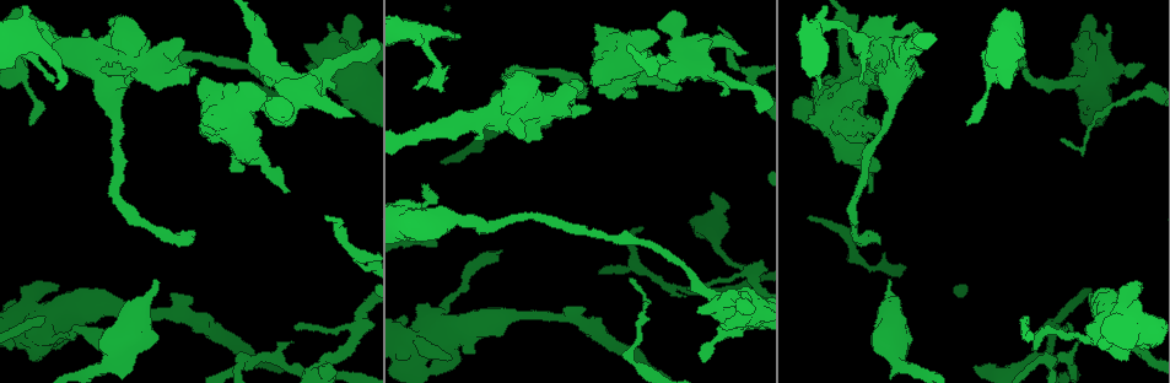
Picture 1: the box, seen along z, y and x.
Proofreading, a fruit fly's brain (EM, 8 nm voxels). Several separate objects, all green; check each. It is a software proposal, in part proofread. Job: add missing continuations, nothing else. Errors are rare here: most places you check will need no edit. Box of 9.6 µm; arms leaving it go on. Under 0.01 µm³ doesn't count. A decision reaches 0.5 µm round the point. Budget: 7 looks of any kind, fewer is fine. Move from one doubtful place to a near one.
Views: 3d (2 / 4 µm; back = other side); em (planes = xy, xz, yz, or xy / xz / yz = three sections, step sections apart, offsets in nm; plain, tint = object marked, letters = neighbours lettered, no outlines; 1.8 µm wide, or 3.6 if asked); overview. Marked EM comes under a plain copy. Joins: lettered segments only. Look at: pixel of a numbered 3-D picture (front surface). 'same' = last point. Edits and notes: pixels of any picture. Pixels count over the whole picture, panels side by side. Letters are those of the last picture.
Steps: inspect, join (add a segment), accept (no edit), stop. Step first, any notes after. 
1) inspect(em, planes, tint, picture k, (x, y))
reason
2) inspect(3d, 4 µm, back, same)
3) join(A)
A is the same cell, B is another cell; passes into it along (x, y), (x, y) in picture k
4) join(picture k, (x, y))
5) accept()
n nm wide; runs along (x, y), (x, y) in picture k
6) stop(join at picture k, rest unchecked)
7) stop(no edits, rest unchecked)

inspect(3d, 2 µm, picture 1, (582, 97))
free end

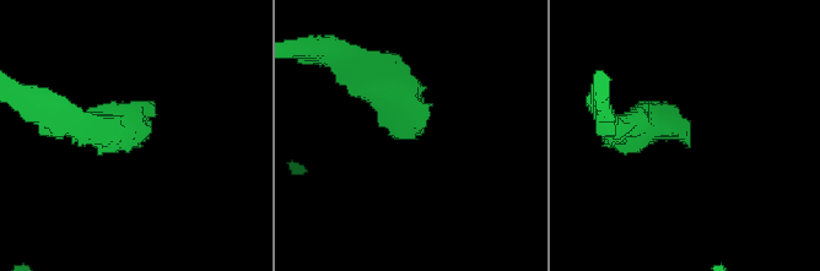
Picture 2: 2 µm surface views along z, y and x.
inspect(em, xz, step 8, tint, picture 2, (135, 147))

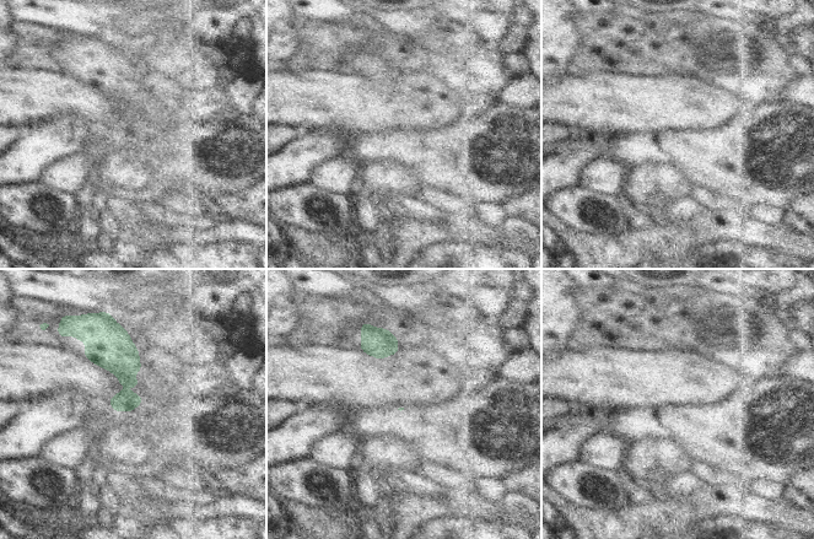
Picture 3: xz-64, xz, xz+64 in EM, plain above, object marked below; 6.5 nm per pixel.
inspect(em, planes, letters, same)
cut it another way

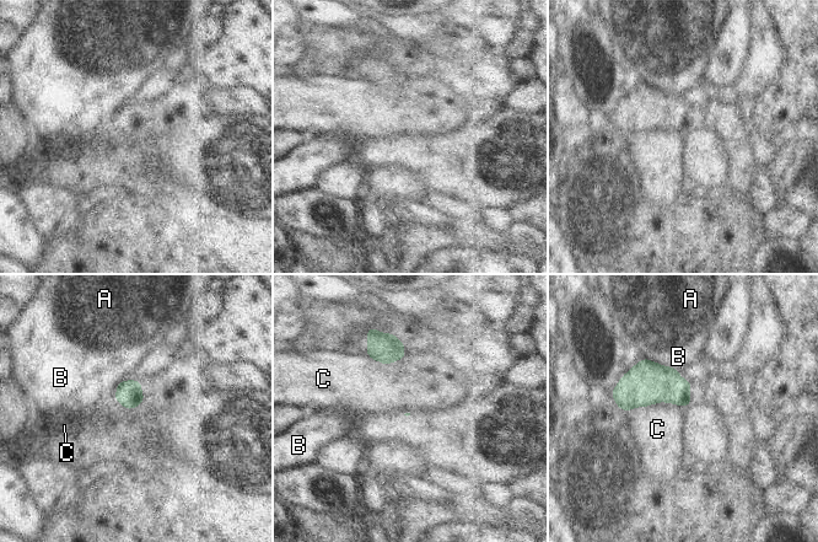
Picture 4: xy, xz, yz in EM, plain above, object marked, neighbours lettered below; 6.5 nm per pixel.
accept()
A, B and C are other cells; border along (367, 355), (382, 363), (405, 357) in picture 4; no lettered segment goes on from it

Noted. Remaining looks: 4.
inspect(3d, 4 µm, picture 1, (326, 220))
an open end

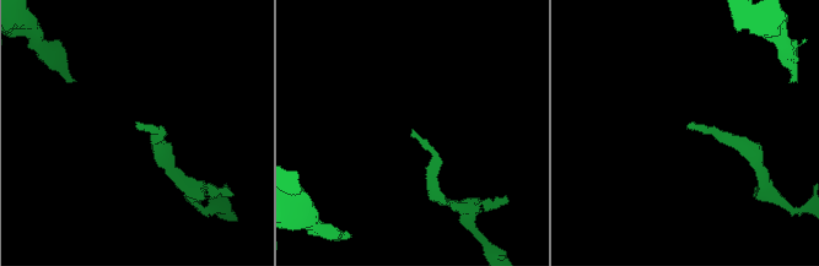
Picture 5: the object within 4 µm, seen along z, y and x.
inspect(em, planes, tint, picture 5, (686, 127))

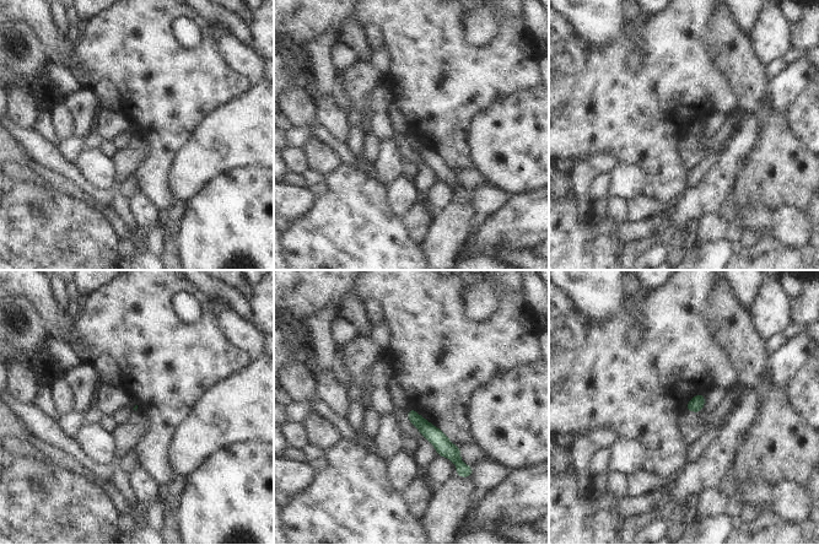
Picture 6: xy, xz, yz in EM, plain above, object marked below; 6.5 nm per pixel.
inspect(em, planes, letters, same)
see the neighbours

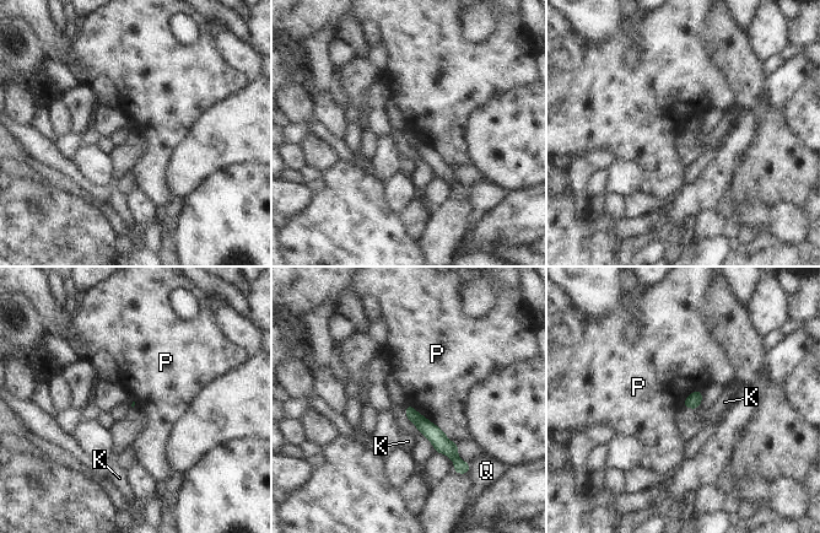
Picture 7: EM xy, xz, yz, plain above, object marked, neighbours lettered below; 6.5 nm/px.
accept()
K, P and Q are other cells; runs along (409, 409), (456, 459) in picture 7; no lettered segment goes on from it

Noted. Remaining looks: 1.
inspect(em, planes, letters, picture 1, (31, 123))
tapers out

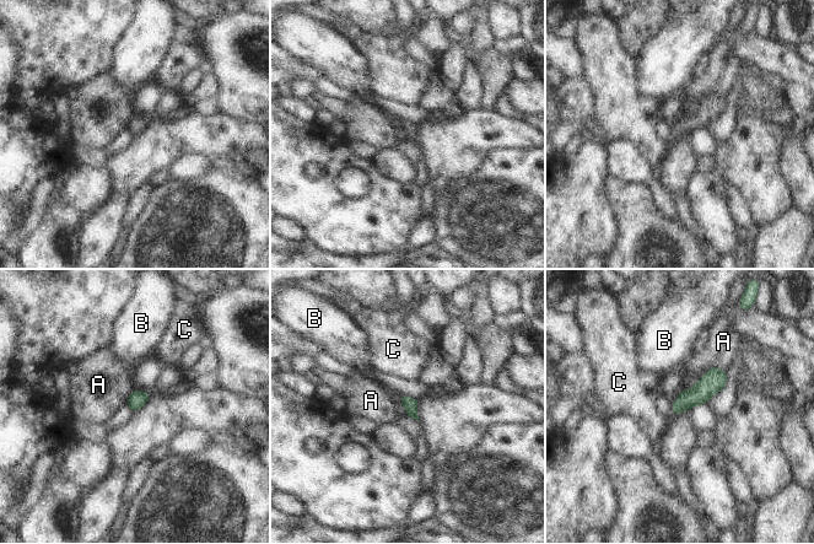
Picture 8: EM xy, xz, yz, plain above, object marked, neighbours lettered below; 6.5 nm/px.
accept()
A, B and C are other cells; runs along (723, 373), (675, 411) in picture 8; none of them fits

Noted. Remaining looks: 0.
stop(no edits, rest unchecked)

